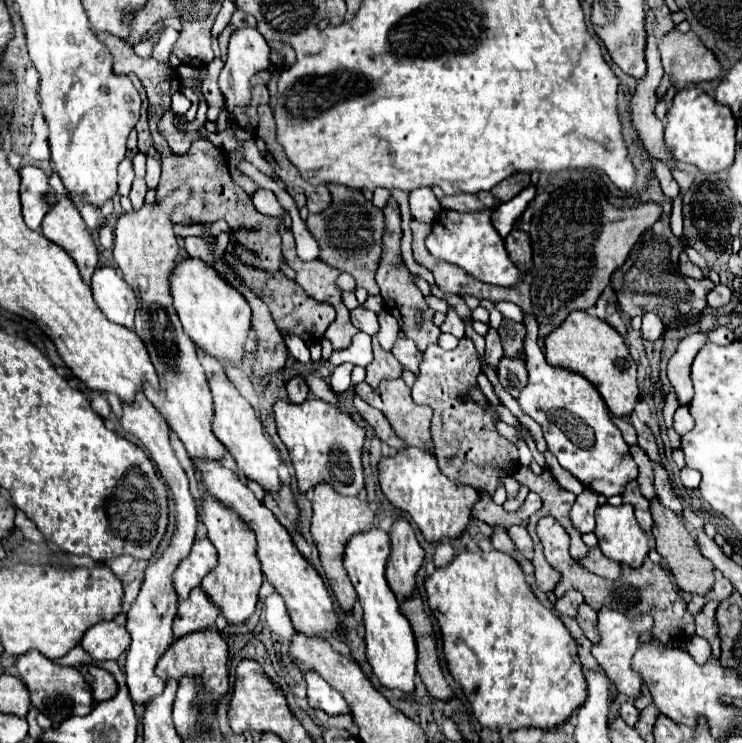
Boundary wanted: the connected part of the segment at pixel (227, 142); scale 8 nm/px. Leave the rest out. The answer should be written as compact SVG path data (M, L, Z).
M204 125L198 130L198 133L209 139L215 146L222 148L224 151L232 151L236 149L237 140L231 128L224 130L224 136L218 136L217 133L208 132Z

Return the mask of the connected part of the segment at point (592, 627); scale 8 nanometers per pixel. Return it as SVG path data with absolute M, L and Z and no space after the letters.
M588 604L580 606L578 616L576 616L576 622L580 624L580 628L584 630L586 638L588 638L592 644L600 642L600 634L598 634L598 616L596 616L596 612L594 612Z

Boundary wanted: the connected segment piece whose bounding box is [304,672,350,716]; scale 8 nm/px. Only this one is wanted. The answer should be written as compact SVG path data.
M306 672L304 680L308 686L310 708L324 710L328 716L350 714L350 706L348 706L348 702L344 702L344 696L336 688L332 688L320 674Z

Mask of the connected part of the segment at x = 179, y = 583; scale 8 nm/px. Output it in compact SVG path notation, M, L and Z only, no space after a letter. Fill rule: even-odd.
M208 538L196 540L192 552L178 564L174 572L174 588L180 600L186 600L190 590L200 586L202 578L216 566L216 548Z

